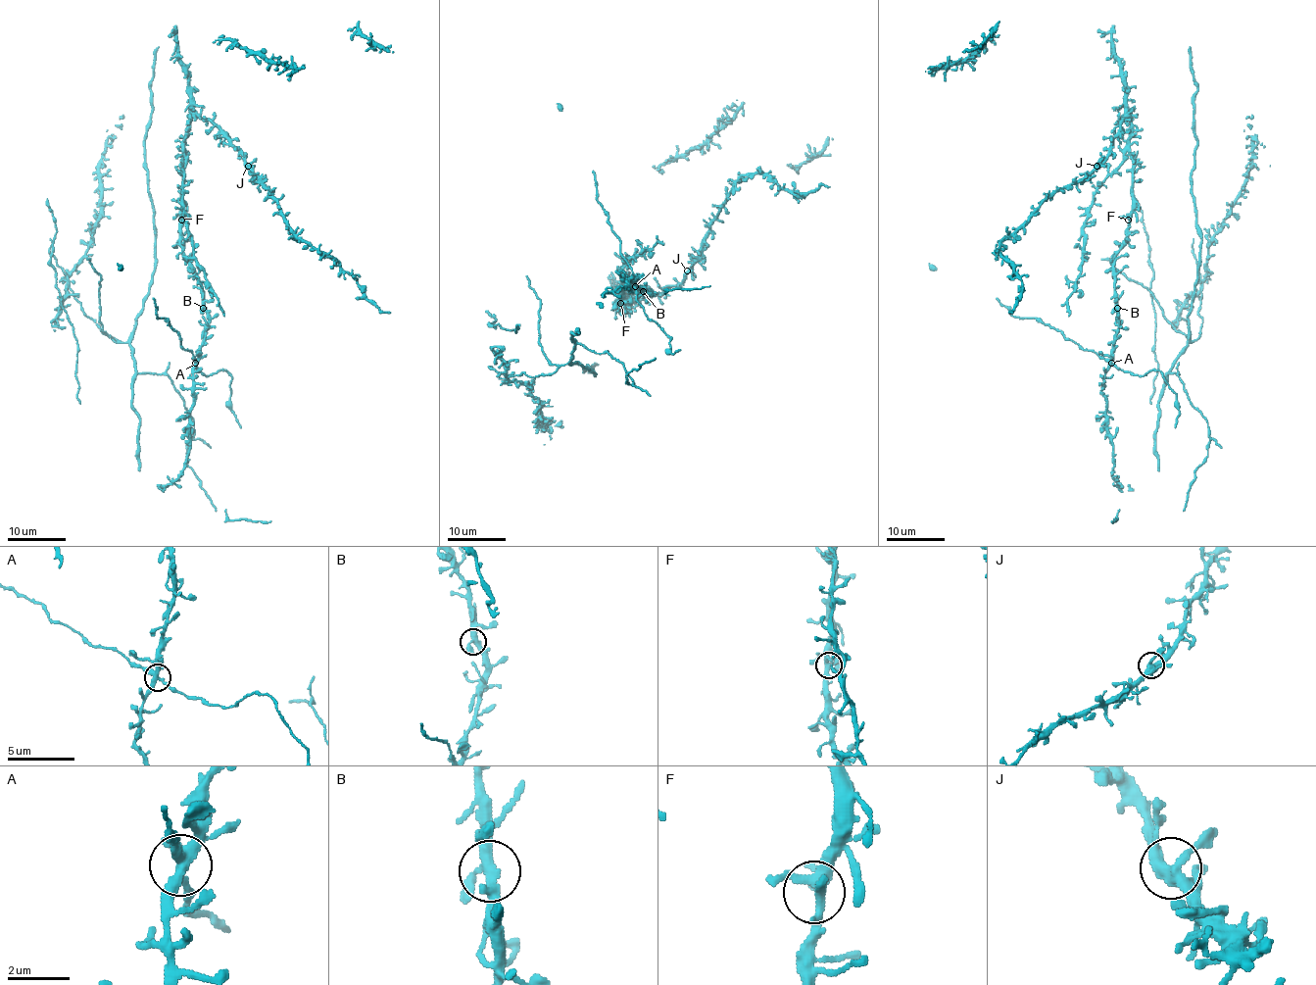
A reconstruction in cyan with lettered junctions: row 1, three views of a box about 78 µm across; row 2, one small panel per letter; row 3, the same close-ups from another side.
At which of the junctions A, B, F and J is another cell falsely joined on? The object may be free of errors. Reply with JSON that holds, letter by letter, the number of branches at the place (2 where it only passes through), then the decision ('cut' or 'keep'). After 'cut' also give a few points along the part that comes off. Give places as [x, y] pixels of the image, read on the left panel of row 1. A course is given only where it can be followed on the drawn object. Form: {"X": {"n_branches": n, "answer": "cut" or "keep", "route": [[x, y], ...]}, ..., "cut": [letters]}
{"A": {"n_branches": 4, "answer": "keep"}, "B": {"n_branches": 4, "answer": "keep"}, "F": {"n_branches": 4, "answer": "keep"}, "J": {"n_branches": 4, "answer": "keep"}, "cut": []}

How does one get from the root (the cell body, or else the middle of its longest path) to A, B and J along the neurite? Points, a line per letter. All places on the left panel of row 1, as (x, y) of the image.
A: (206, 323), (200, 358), (196, 363)
B: (206, 323), (209, 314), (203, 308)
J: (206, 323), (202, 283), (181, 242), (188, 121), (209, 120), (248, 166)

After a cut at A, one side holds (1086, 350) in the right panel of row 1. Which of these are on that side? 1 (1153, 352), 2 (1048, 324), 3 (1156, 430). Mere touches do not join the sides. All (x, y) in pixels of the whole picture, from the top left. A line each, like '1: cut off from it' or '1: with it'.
1: cut off from it
2: with it
3: cut off from it

